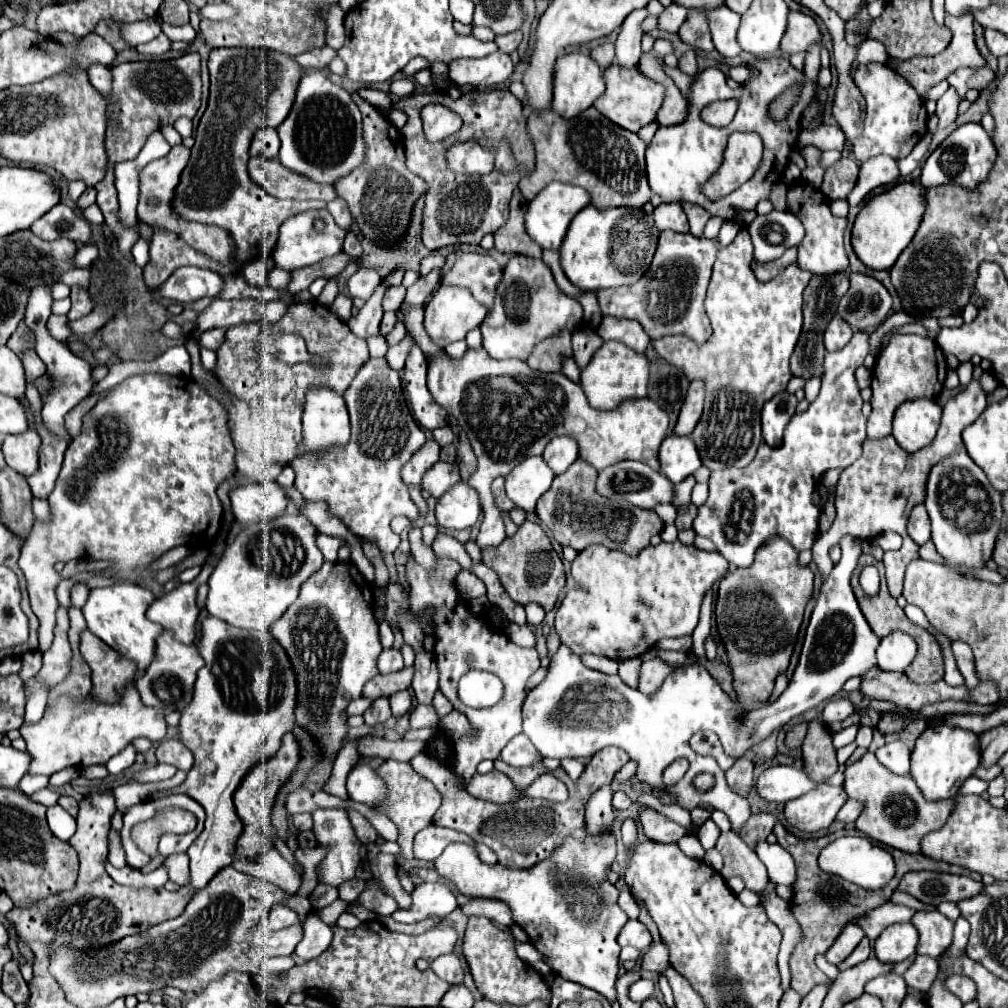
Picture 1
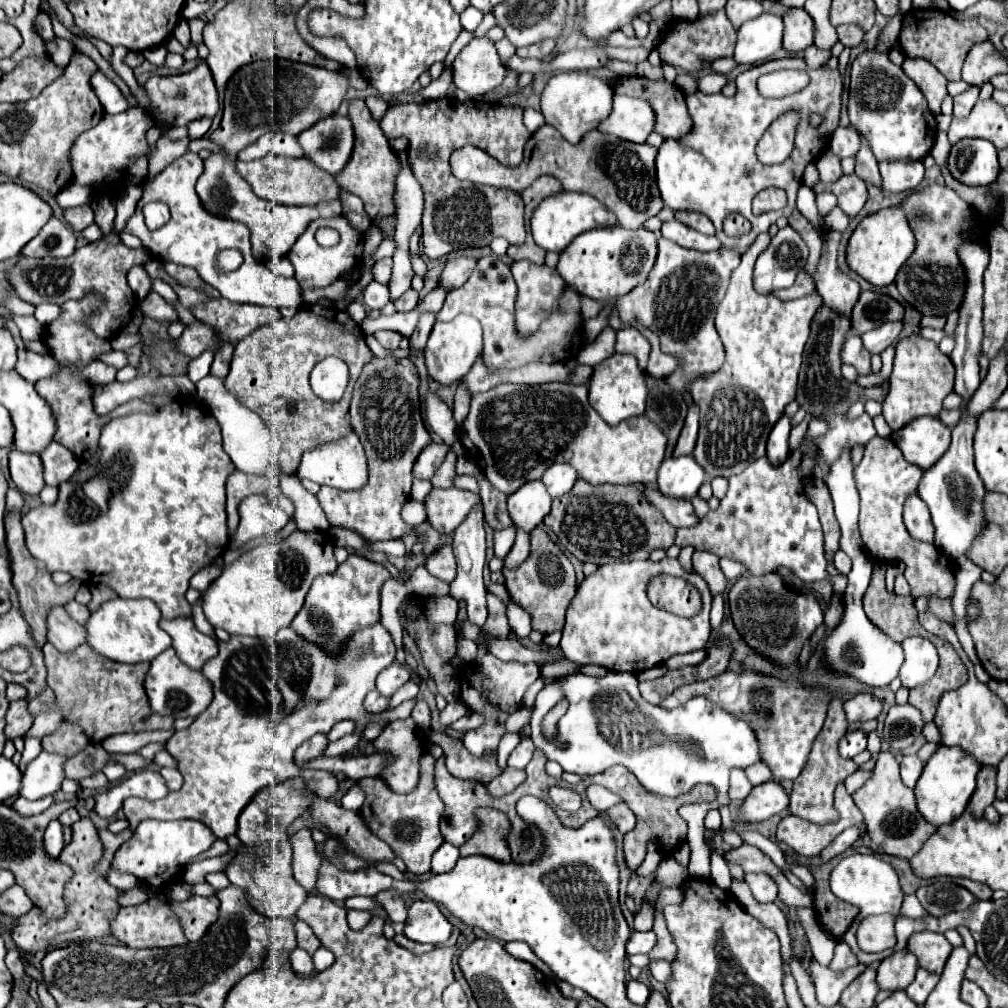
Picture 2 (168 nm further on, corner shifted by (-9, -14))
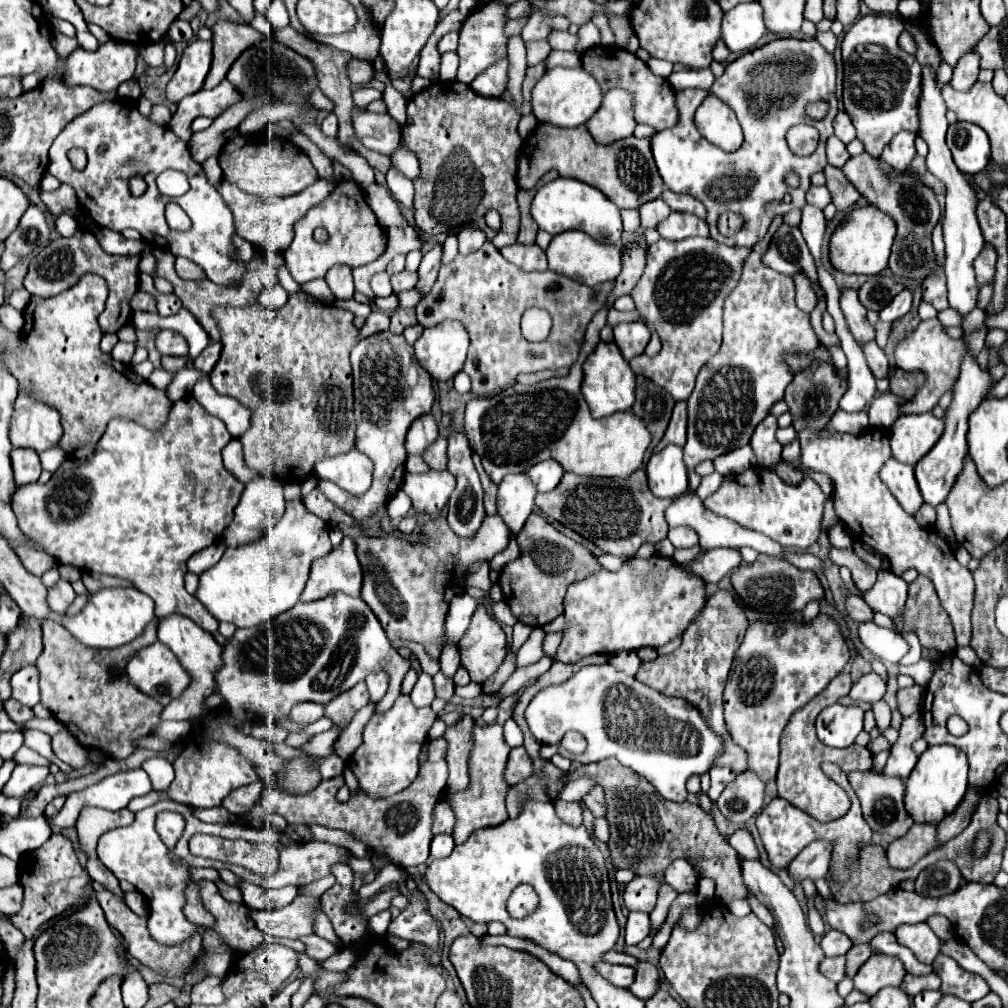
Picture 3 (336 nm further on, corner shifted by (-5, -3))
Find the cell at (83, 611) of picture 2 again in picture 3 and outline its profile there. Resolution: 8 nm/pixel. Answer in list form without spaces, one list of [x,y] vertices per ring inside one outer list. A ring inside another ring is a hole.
[[[60,579],[50,591],[48,591],[48,605],[54,613],[66,613],[66,609],[70,607],[70,603],[74,601],[76,593],[72,589],[72,585],[64,579]]]

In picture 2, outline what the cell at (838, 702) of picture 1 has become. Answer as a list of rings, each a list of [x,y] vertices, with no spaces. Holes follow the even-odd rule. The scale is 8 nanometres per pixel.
[[[856,694],[854,698],[846,700],[844,704],[848,722],[866,722],[878,718],[882,712],[882,702],[872,694]]]

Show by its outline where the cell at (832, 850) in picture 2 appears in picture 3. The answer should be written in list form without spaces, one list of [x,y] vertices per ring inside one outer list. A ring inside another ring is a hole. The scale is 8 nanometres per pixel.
[[[812,841],[806,845],[800,855],[788,865],[788,873],[792,879],[802,881],[802,879],[818,879],[828,875],[828,865],[830,865],[830,855],[832,855],[832,843],[830,841]]]

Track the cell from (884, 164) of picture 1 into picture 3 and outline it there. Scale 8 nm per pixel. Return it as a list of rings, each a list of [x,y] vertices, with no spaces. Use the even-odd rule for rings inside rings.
[[[898,133],[888,143],[888,147],[884,147],[884,151],[880,155],[880,161],[884,161],[886,165],[890,165],[898,173],[904,173],[910,167],[912,159],[916,157],[914,139],[916,139],[914,133]]]

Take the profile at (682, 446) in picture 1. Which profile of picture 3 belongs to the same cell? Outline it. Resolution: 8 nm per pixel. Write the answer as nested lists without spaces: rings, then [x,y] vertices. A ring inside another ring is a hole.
[[[668,445],[660,453],[654,453],[646,463],[648,487],[656,497],[676,499],[688,491],[688,467],[684,465],[684,453],[678,445]]]

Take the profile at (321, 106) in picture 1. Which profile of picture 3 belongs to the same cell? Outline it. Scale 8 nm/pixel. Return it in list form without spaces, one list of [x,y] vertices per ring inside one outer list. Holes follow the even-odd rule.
[[[328,113],[326,119],[322,121],[320,129],[322,129],[322,133],[324,133],[326,137],[330,137],[330,139],[336,137],[336,133],[338,133],[338,119],[336,119],[336,115],[334,115],[334,113]]]

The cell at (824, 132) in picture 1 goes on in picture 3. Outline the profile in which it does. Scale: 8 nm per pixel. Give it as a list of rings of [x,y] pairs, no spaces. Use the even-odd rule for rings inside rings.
[[[840,111],[834,119],[834,135],[842,141],[842,143],[850,143],[854,137],[856,137],[856,131],[854,131],[854,125],[848,117],[846,111]]]

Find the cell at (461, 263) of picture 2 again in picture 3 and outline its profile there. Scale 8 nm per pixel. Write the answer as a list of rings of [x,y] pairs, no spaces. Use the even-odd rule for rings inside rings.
[[[474,227],[462,229],[462,231],[458,233],[458,253],[460,253],[460,255],[470,255],[470,253],[478,251],[478,249],[484,245],[484,241],[486,241],[484,231],[474,229]]]

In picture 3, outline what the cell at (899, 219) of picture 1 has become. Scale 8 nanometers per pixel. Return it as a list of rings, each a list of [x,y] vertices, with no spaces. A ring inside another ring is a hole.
[[[874,205],[858,207],[850,211],[830,237],[830,261],[838,271],[858,275],[878,275],[888,267],[892,241],[896,237],[896,223],[888,213]]]

